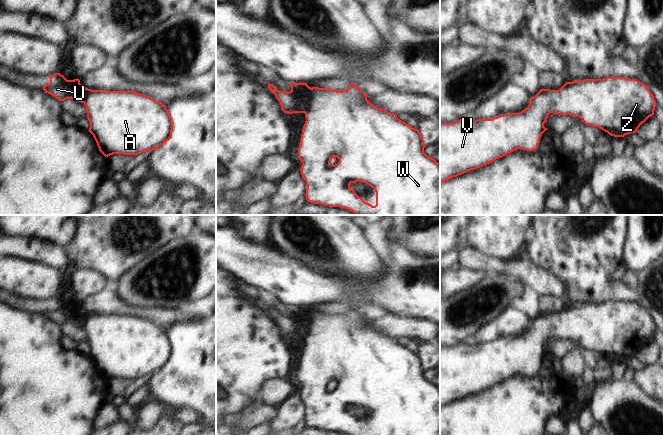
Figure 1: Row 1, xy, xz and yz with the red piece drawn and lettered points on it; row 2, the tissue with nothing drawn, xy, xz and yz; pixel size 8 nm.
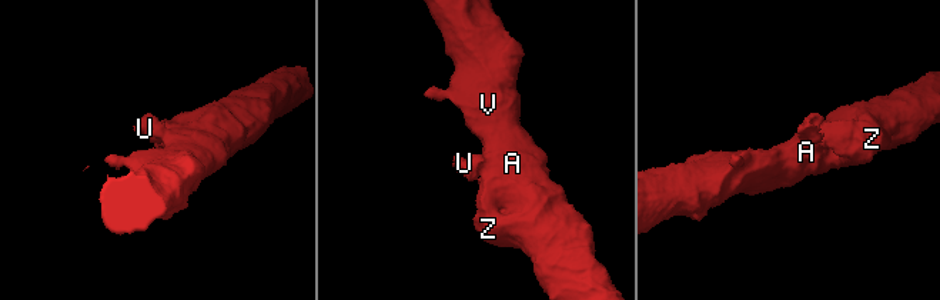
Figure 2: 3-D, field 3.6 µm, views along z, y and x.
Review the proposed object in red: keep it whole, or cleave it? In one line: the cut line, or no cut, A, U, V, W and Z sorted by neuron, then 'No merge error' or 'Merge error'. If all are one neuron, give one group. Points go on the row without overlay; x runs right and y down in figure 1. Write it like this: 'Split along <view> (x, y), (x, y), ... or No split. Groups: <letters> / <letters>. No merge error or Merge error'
Split along xz (311, 312), (312, 325), (305, 337). Groups: A V W Z / U. Merge error.

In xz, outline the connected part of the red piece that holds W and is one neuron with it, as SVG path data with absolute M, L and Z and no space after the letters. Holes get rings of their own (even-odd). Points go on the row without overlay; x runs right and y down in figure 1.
M350 307L347 314L337 315L329 312L312 311L313 323L309 333L305 337L305 348L302 353L298 372L298 382L302 386L300 396L305 404L306 422L308 426L321 428L329 431L340 431L350 435L440 435L440 388L435 383L424 377L424 364L418 353L411 351L397 342L396 338L390 337L371 328L367 324L367 318L362 316L355 308ZM361 405L371 410L376 416L376 429L365 426L350 411L352 407Z

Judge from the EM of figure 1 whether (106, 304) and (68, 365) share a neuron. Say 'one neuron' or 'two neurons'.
two neurons

